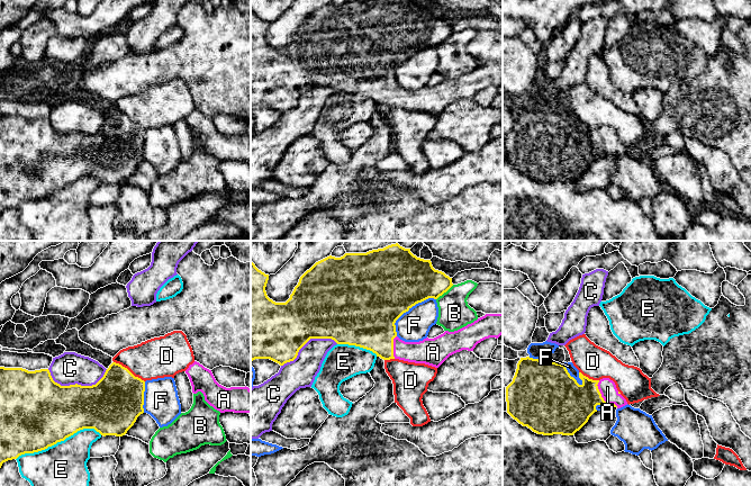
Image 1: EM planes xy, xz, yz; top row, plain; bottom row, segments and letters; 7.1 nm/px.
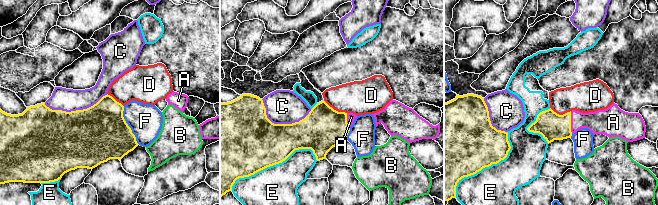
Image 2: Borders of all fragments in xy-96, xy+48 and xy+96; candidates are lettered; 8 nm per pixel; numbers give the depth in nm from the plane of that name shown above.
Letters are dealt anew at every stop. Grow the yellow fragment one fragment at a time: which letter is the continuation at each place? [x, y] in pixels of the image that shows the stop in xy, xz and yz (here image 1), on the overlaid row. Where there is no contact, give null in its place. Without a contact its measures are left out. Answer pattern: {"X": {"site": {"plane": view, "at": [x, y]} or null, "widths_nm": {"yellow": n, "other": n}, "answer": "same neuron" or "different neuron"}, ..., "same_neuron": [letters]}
{"A": {"site": {"plane": "yz", "at": [602, 397]}, "widths_nm": {"yellow": 340, "other": 120}, "answer": "same neuron"}, "B": {"site": {"plane": "xz", "at": [444, 291]}, "widths_nm": {"yellow": 340, "other": 240}, "answer": "different neuron"}, "C": {"site": {"plane": "xy", "at": [77, 384]}, "widths_nm": {"yellow": 380, "other": 240}, "answer": "different neuron"}, "D": {"site": {"plane": "xy", "at": [128, 370]}, "widths_nm": {"yellow": 380, "other": 280}, "answer": "different neuron"}, "E": {"site": {"plane": "xy", "at": [59, 441]}, "widths_nm": {"yellow": 500, "other": 320}, "answer": "different neuron"}, "F": {"site": {"plane": "xz", "at": [408, 309]}, "widths_nm": {"yellow": 500, "other": 220}, "answer": "different neuron"}, "same_neuron": ["A"]}

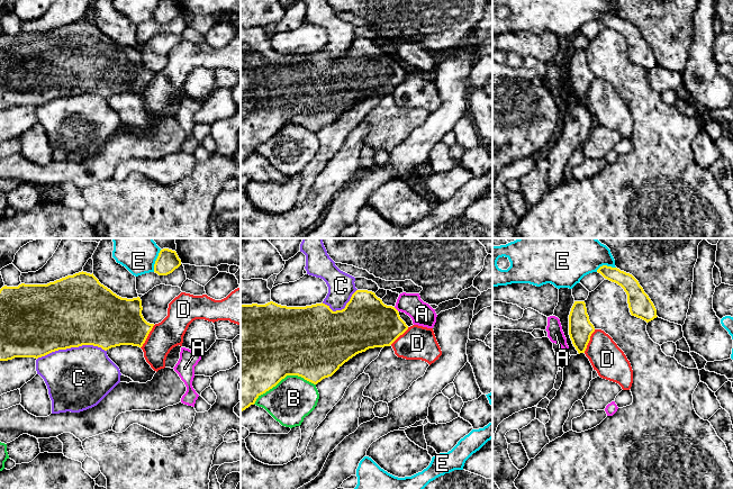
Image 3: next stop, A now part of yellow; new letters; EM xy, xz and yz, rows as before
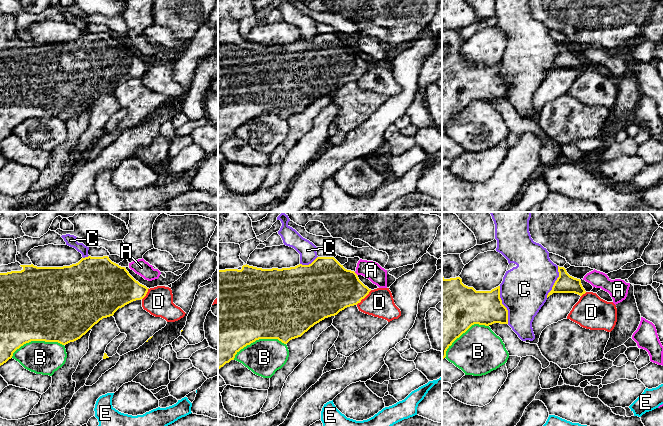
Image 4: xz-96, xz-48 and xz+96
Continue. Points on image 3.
{"A": {"site": {"plane": "xz", "at": [395, 308]}, "widths_nm": {"yellow": 380, "other": 170}, "answer": "different neuron"}, "B": {"site": {"plane": "xz", "at": [283, 378]}, "widths_nm": {"yellow": 500, "other": 320}, "answer": "different neuron"}, "C": {"site": {"plane": "xy", "at": [71, 346]}, "widths_nm": {"yellow": 500, "other": 440}, "answer": "different neuron"}, "D": {"site": {"plane": "yz", "at": [589, 340]}, "widths_nm": {"yellow": 170, "other": 240}, "answer": "different neuron"}, "E": {"site": {"plane": "xy", "at": [155, 261]}, "widths_nm": {"yellow": 160, "other": 300}, "answer": "different neuron"}, "same_neuron": []}

